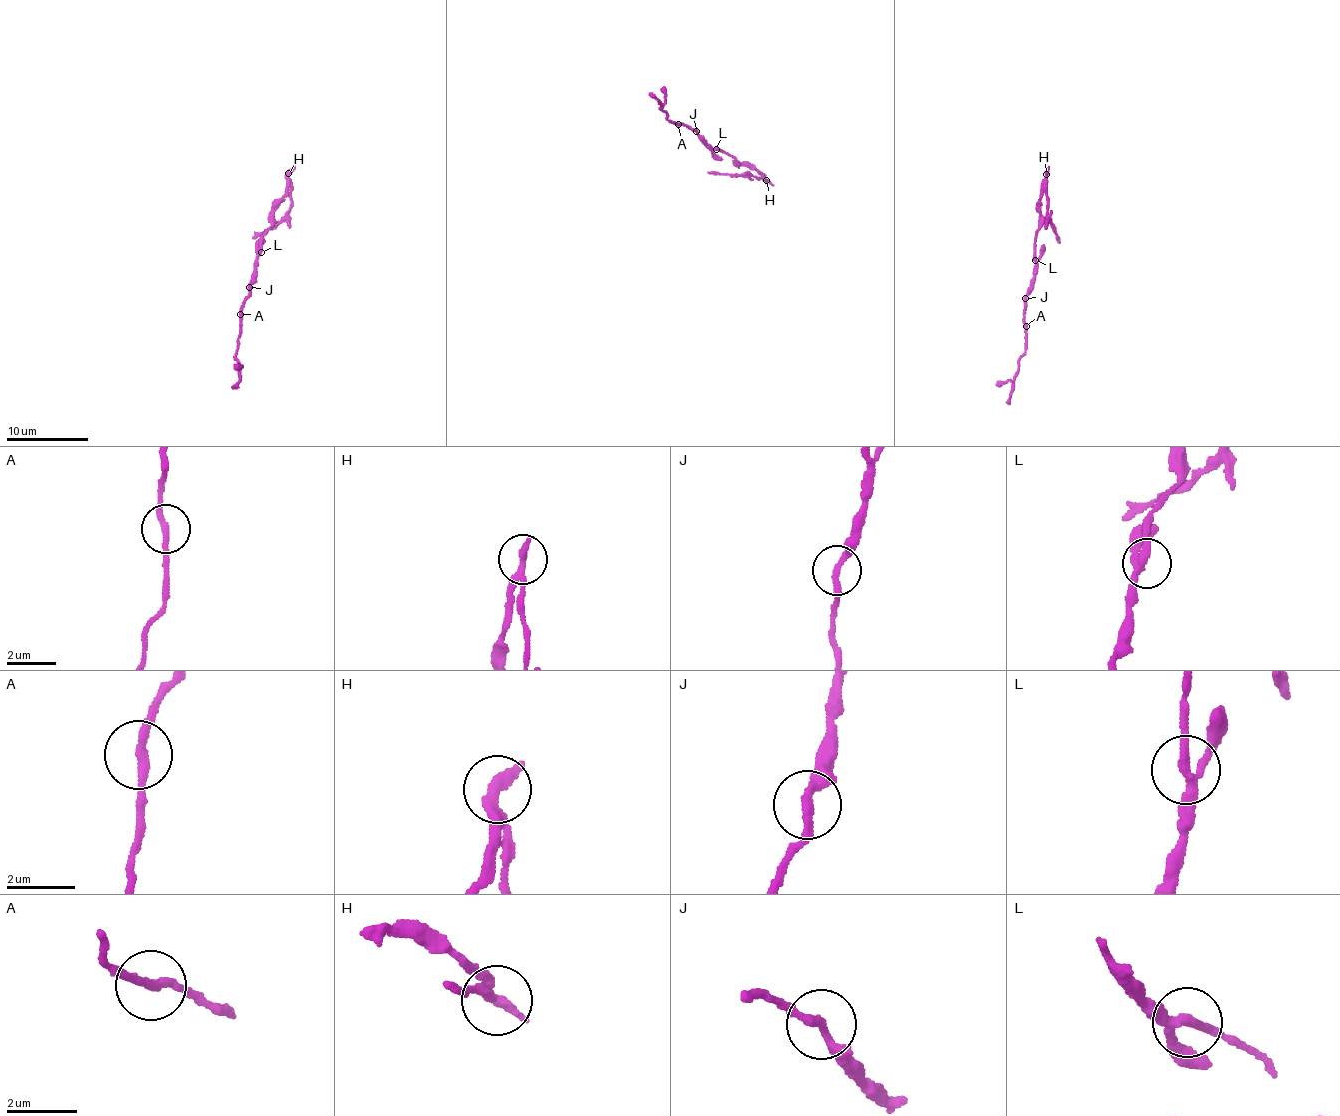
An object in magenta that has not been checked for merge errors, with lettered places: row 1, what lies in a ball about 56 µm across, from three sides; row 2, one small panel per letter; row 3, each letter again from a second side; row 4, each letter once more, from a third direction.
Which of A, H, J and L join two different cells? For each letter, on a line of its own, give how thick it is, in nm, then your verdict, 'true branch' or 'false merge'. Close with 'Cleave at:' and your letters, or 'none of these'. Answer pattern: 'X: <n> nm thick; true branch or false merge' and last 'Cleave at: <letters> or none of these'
A: 240 nm thick; true branch
H: 300 nm thick; false merge
J: 240 nm thick; true branch
L: 240 nm thick; true branch
Cleave at: H

